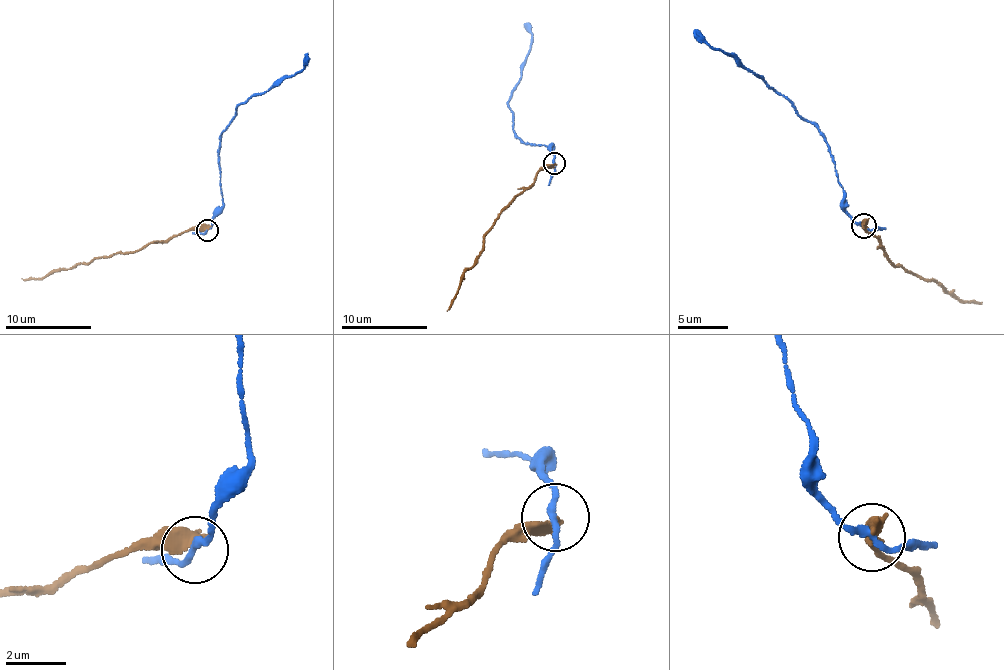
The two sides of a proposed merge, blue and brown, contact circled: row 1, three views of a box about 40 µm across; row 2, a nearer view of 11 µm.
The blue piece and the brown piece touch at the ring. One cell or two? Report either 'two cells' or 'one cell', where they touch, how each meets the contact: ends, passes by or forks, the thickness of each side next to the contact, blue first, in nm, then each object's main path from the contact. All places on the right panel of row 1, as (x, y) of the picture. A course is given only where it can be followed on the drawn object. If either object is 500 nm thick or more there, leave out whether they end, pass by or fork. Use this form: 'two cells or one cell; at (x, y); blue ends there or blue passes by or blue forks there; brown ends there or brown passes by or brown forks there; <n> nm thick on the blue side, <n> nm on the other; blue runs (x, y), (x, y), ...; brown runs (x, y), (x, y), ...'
two cells; at (864, 226); blue passes by; brown ends there; 200 nm thick on the blue side, 440 nm on the other; blue runs (864, 225), (848, 214), (829, 144), (759, 76), (740, 67), (732, 54), (708, 45), (693, 30); brown runs (864, 225), (897, 267), (938, 282), (960, 300), (981, 302)

